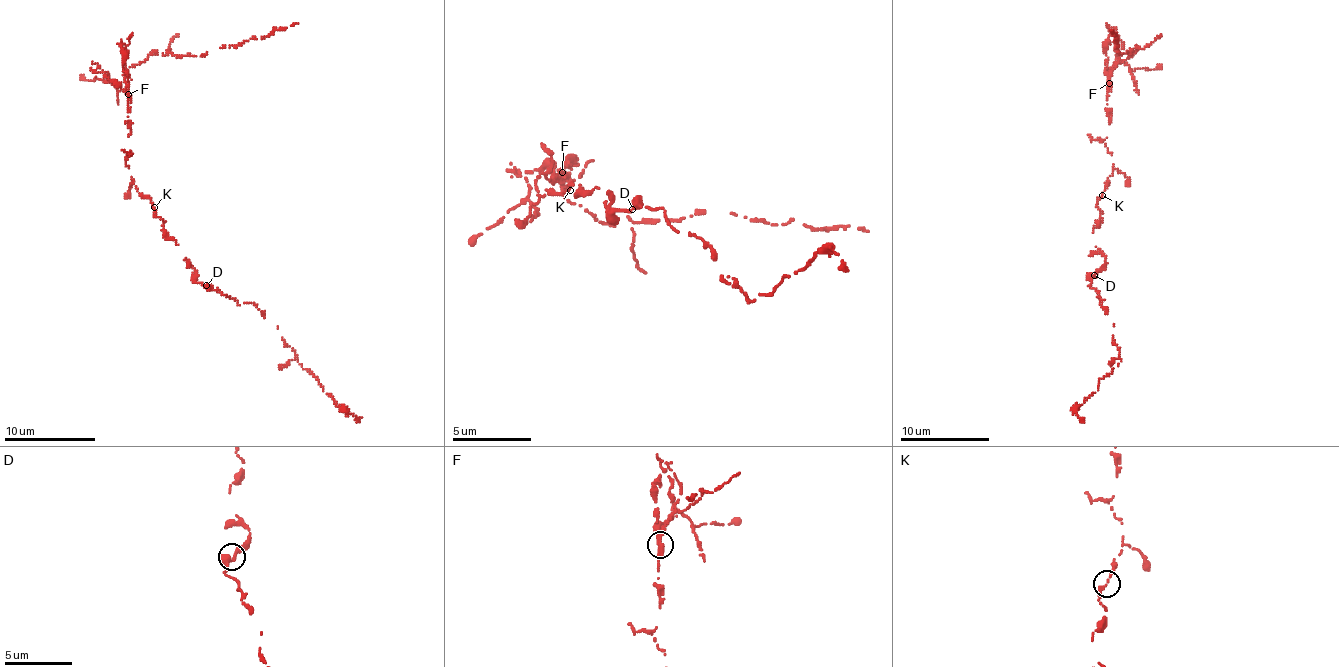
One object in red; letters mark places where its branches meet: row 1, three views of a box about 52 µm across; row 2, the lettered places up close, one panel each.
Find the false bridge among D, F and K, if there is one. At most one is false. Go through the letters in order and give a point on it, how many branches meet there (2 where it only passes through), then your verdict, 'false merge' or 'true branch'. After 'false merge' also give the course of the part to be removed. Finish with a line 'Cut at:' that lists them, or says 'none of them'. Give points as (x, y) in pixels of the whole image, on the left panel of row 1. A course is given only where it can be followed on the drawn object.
D: place (206, 285); branches 3; true branch
F: place (128, 94); branches 3; false merge; course (128, 94), (125, 77), (127, 69), (150, 55), (204, 54), (269, 36), (298, 23)
K: place (154, 207); branches 1; true branch
Cut at: F

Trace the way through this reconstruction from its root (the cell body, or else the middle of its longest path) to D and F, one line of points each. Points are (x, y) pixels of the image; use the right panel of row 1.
D: (1102, 195), (1096, 207), (1100, 211), (1099, 223), (1093, 233), (1096, 247), (1106, 258), (1105, 265), (1094, 275)
F: (1102, 195), (1113, 164), (1103, 142), (1109, 124), (1109, 82)

